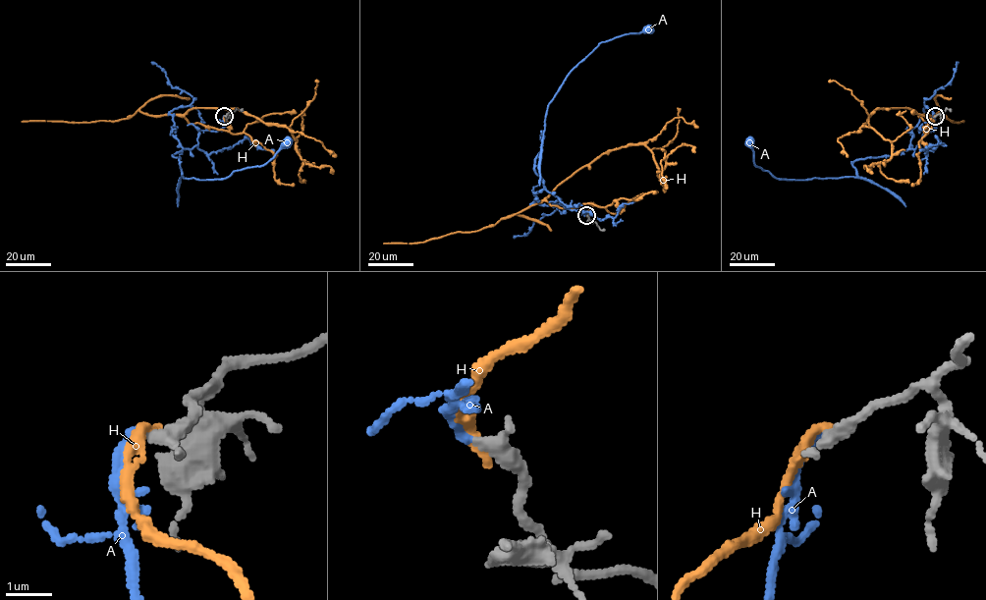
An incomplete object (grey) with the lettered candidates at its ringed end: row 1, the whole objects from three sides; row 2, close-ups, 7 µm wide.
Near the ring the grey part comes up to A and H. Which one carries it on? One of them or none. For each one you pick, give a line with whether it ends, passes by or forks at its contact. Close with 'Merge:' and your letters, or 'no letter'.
A: it ends
Merge: A

